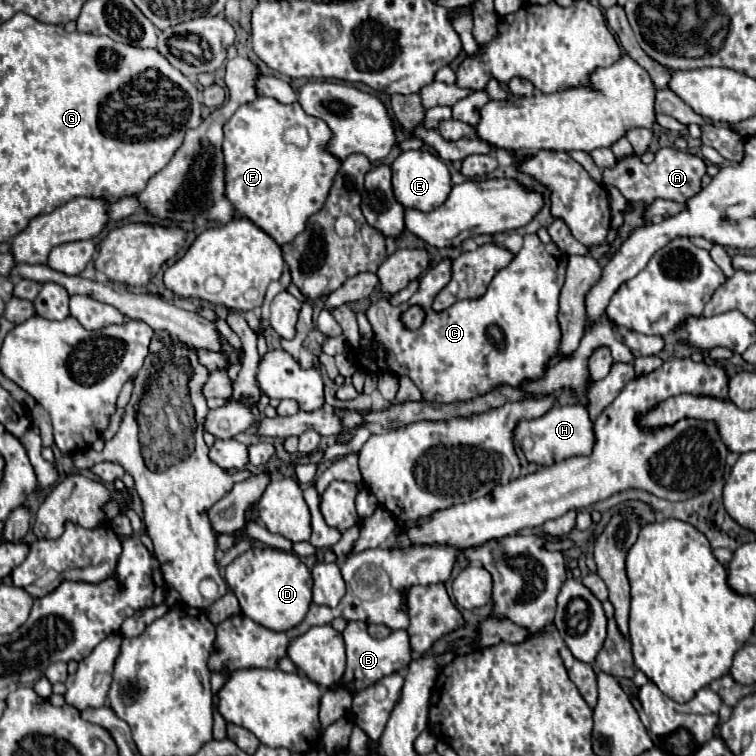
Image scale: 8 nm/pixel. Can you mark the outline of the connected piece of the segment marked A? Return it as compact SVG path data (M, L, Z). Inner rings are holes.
M674 147L660 149L656 153L656 159L652 163L642 163L638 155L622 157L616 161L614 167L602 169L602 181L604 185L614 185L628 201L640 201L644 205L650 205L654 199L672 199L672 201L688 201L700 191L700 179L706 173L704 159L678 151Z

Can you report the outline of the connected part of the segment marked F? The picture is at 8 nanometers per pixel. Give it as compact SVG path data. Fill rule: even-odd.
M260 97L254 103L242 105L230 121L224 125L224 195L232 203L232 213L236 219L248 219L268 237L272 237L280 247L290 243L298 233L304 231L304 225L320 205L332 185L332 177L340 167L340 161L330 153L324 153L324 141L330 133L324 121L308 117L298 103L282 105L272 97ZM302 133L304 143L294 141L294 135Z

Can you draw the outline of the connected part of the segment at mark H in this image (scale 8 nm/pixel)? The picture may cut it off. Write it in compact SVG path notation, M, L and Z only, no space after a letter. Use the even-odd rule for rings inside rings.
M556 405L538 419L522 419L514 429L514 439L524 451L526 459L534 461L536 465L550 465L554 461L562 461L574 455L588 455L592 453L594 445L592 421L586 407L582 405Z

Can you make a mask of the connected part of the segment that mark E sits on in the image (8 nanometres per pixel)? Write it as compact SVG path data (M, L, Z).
M428 149L402 151L398 155L398 159L392 163L392 185L394 185L396 199L406 209L420 209L424 213L440 207L452 189L450 171L448 171L446 163Z

